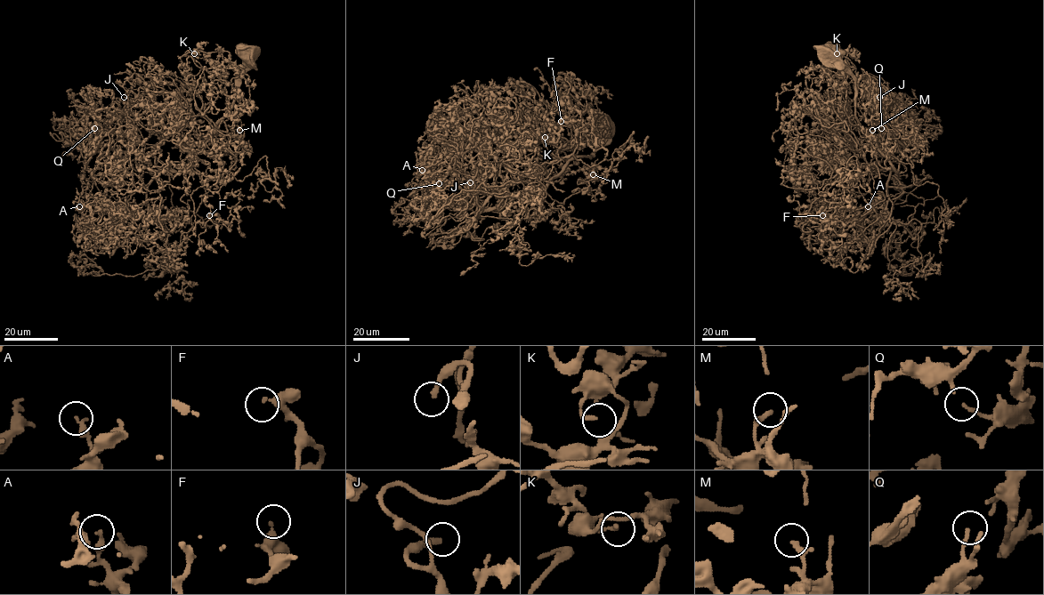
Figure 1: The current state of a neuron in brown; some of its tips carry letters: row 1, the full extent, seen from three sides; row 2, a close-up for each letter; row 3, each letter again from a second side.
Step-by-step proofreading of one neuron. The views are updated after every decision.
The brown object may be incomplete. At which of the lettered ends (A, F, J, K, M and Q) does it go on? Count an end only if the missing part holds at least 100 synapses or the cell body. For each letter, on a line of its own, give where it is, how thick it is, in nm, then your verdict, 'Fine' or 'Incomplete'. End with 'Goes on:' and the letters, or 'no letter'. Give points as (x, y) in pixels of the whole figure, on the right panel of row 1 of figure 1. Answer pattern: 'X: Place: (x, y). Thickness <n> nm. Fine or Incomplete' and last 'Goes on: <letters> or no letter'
A: Place: (868, 206). Thickness 260 nm. Fine
F: Place: (822, 215). Thickness 240 nm. Fine
J: Place: (879, 97). Thickness 240 nm. Incomplete
K: Place: (837, 53). Thickness 180 nm. Fine
M: Place: (872, 130). Thickness 280 nm. Fine
Q: Place: (881, 128). Thickness 100 nm. Fine
Goes on: J

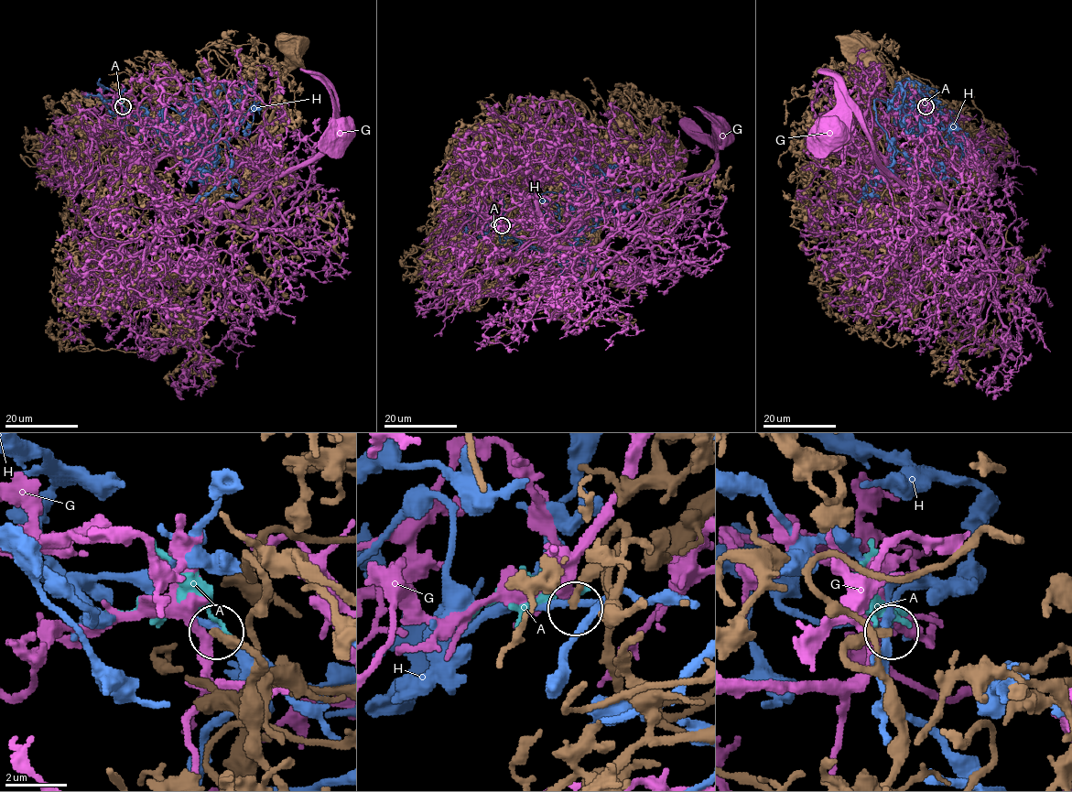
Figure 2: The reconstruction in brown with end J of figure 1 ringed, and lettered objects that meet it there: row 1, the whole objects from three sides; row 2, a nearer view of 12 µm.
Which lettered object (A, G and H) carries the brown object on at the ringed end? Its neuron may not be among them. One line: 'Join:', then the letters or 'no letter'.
Join: no letter

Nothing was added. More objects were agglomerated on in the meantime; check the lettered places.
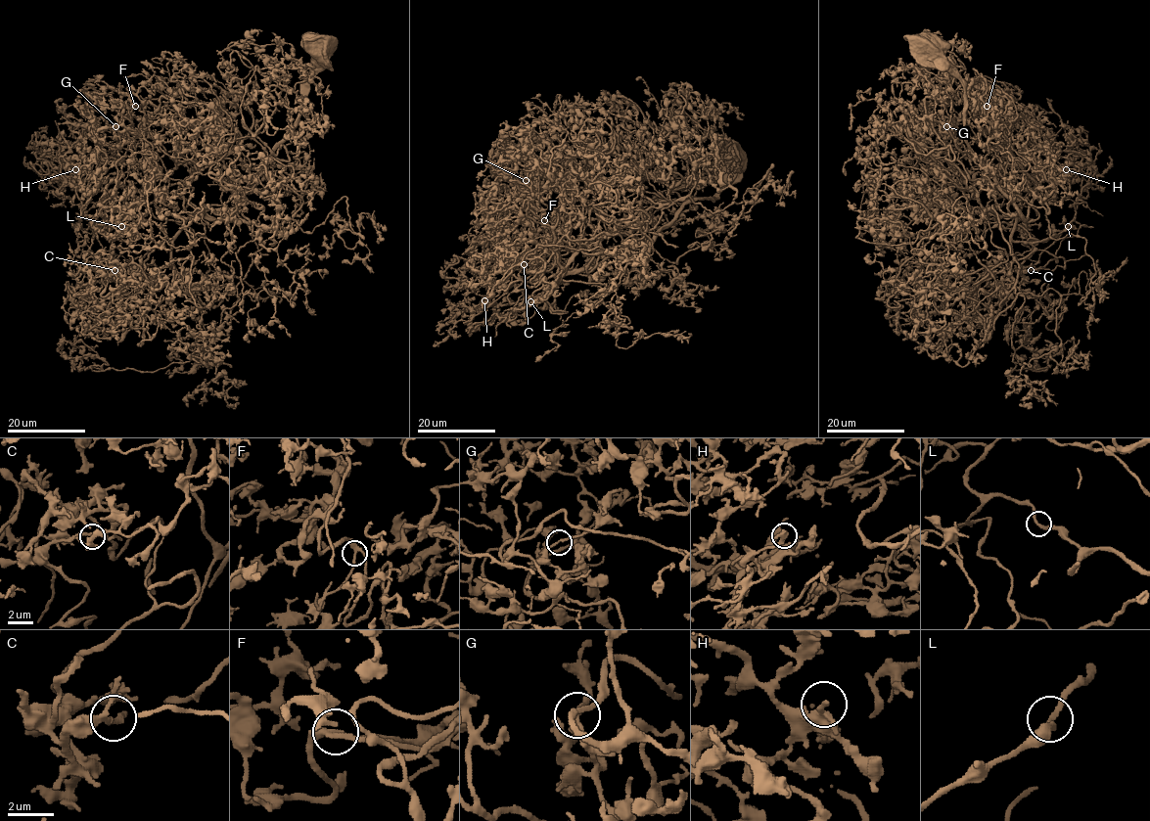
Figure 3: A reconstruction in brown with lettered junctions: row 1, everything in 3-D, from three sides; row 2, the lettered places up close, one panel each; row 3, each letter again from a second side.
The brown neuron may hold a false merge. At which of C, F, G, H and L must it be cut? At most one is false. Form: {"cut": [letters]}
{"cut": []}

